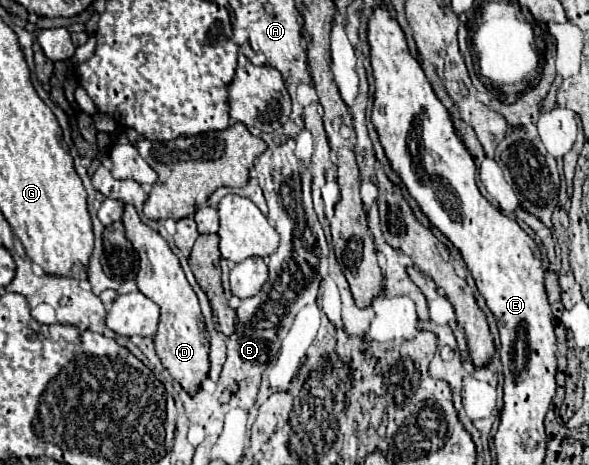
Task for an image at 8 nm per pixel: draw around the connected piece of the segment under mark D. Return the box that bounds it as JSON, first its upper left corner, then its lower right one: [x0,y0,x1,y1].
[122,204,210,394]

